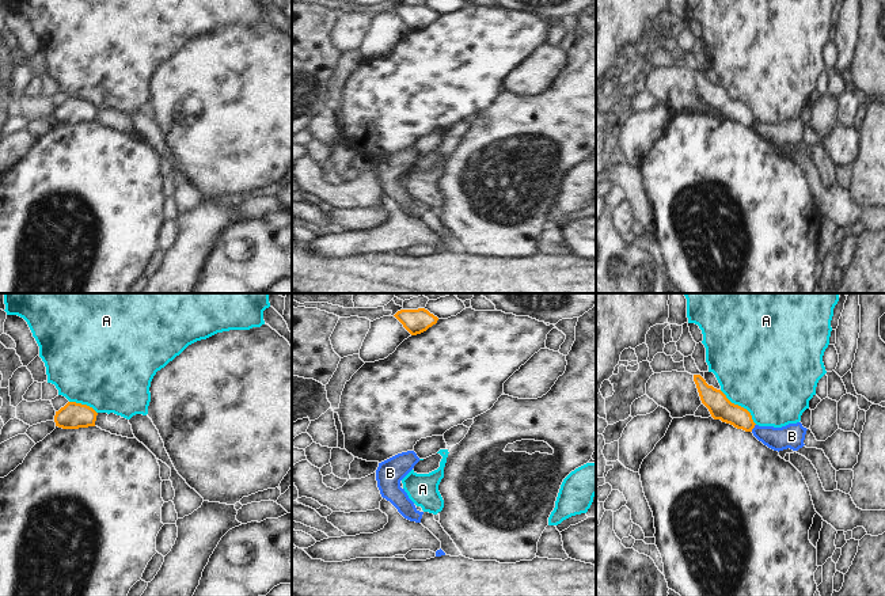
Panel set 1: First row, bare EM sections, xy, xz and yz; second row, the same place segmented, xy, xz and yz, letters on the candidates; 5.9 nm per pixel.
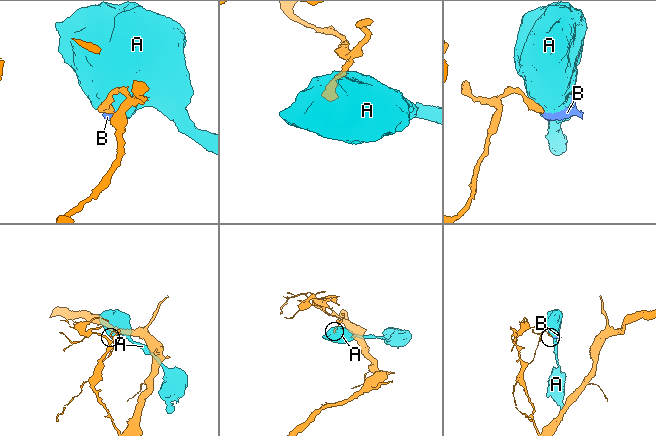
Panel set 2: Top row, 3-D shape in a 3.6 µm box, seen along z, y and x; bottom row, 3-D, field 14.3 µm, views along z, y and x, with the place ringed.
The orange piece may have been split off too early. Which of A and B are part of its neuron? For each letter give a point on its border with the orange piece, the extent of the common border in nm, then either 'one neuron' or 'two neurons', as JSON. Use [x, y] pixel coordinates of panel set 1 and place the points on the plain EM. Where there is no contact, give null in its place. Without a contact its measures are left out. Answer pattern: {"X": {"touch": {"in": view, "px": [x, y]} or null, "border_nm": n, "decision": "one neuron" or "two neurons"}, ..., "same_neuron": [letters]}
{"A": {"touch": {"in": "yz", "px": [740, 102]}, "border_nm": 300, "decision": "two neurons"}, "B": {"touch": {"in": "yz", "px": [754, 122]}, "border_nm": 50, "decision": "two neurons"}, "same_neuron": []}

